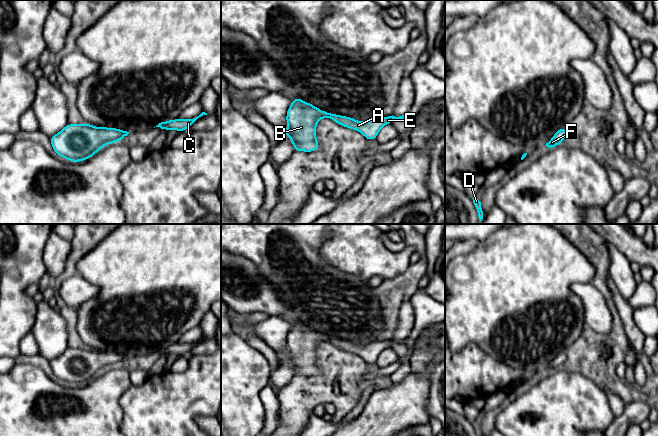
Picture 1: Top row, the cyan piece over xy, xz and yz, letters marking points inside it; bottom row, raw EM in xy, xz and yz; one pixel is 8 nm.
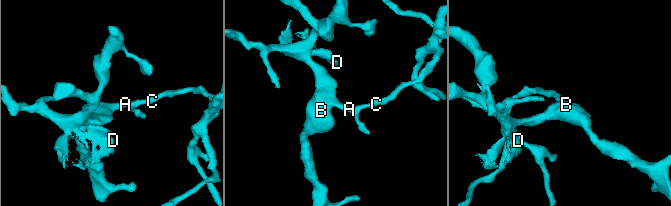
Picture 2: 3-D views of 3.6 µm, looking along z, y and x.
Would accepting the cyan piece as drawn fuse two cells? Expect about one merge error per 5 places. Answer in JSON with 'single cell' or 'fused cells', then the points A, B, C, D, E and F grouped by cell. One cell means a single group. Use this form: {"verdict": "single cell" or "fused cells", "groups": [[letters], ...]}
{"verdict": "single cell", "groups": [["A", "B", "C", "D", "E", "F"]]}

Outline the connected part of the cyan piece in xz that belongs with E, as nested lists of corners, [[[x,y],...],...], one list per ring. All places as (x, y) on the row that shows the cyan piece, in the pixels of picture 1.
[[[294,96],[294,100],[286,114],[288,129],[277,133],[280,135],[289,135],[295,152],[313,152],[319,148],[319,143],[316,139],[316,125],[321,118],[332,119],[341,126],[362,133],[367,140],[375,140],[383,126],[392,124],[394,119],[406,121],[408,117],[409,114],[407,113],[399,117],[393,115],[388,117],[374,117],[367,122],[361,122],[351,117],[322,111],[314,105]]]

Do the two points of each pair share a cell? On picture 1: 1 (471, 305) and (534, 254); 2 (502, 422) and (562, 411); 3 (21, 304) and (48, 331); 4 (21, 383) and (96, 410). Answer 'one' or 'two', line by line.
1: one
2: one
3: two
4: one

